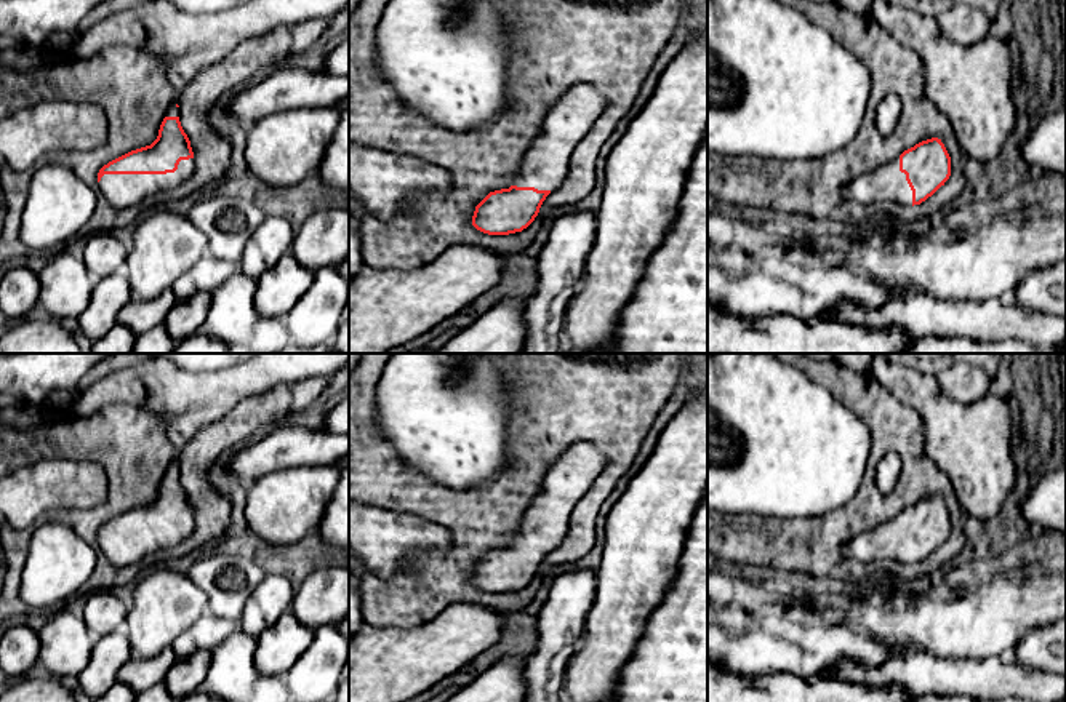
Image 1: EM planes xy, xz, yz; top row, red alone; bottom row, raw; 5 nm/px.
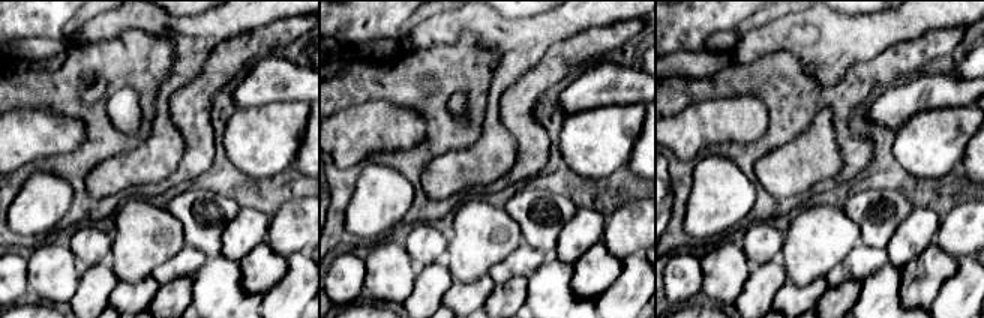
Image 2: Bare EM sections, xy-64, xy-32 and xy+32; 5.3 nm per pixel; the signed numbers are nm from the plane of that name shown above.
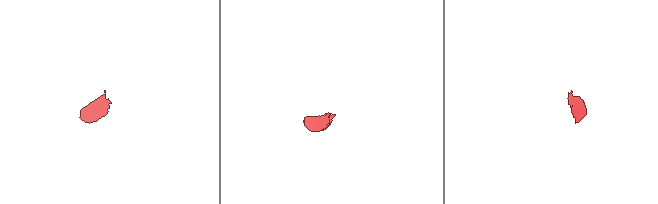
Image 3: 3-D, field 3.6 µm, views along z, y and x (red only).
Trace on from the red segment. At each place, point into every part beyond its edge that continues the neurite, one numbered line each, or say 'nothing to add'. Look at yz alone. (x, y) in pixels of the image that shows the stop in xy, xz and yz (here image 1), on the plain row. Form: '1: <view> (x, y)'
1: yz (887, 541)

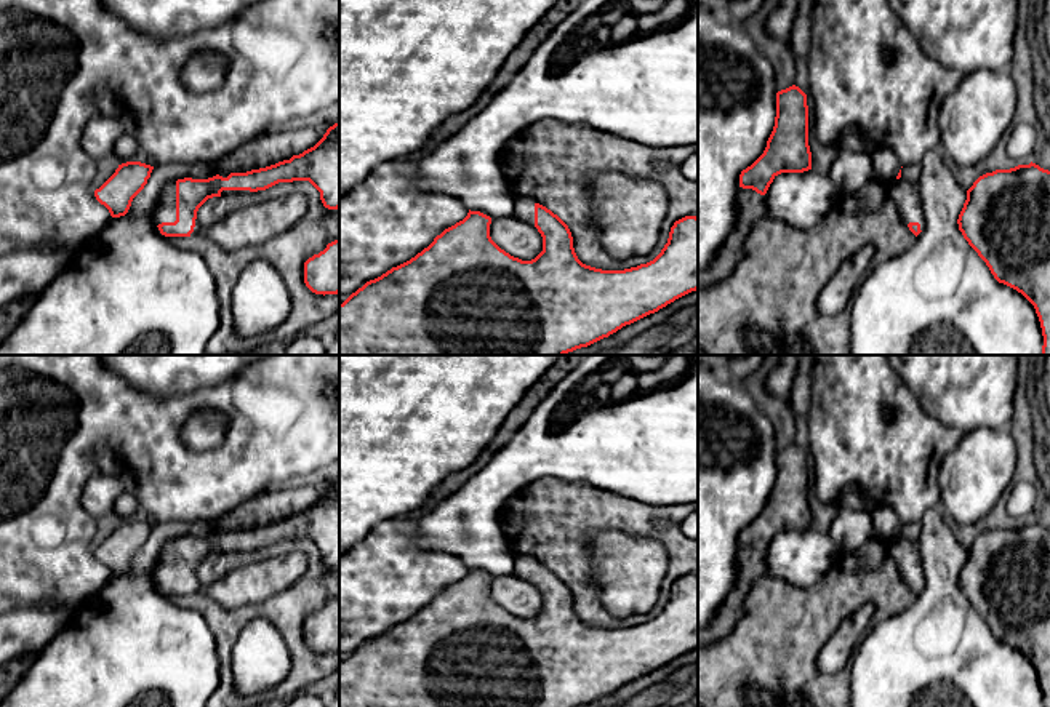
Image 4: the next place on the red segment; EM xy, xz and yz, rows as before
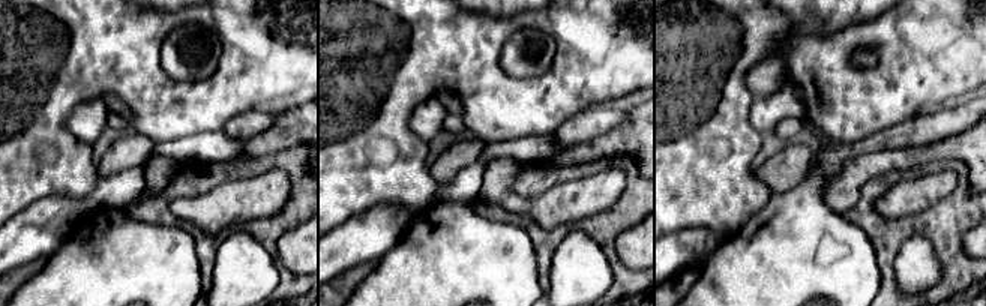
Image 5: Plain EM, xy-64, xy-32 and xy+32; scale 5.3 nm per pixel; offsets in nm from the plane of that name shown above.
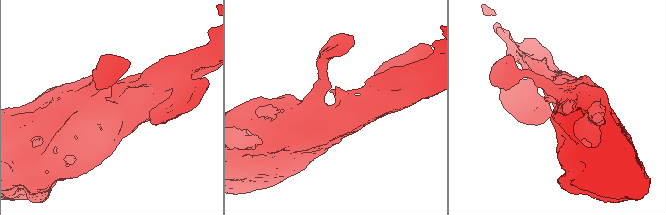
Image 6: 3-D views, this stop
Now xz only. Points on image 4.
1: xz (524, 567)

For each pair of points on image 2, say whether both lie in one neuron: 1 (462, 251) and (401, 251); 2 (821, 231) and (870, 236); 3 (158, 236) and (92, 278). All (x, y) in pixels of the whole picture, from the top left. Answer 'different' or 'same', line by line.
1: same
2: different
3: same

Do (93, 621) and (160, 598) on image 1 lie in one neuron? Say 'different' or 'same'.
same

